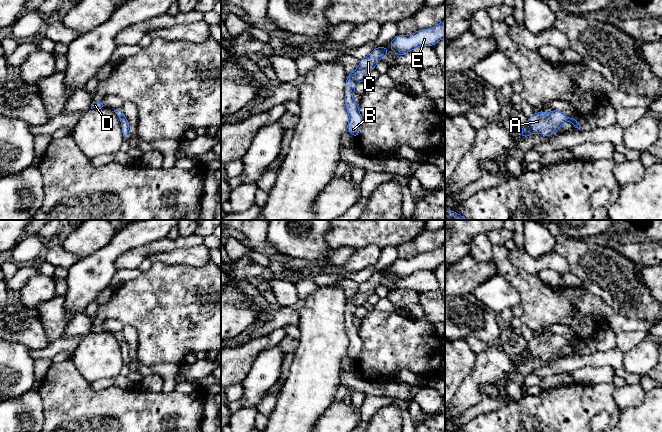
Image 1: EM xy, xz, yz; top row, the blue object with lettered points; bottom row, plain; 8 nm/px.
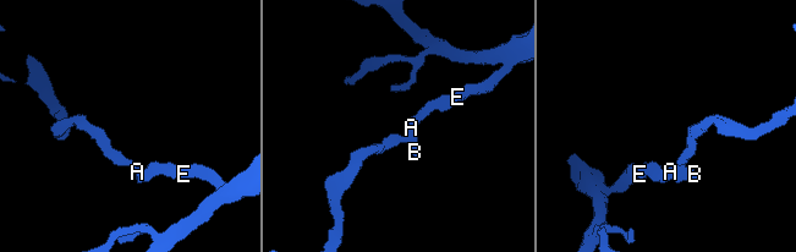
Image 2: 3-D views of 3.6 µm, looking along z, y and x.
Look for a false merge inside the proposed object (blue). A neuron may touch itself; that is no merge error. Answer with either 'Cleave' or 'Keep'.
Keep

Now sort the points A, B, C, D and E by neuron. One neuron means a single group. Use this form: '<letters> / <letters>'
A B C D E

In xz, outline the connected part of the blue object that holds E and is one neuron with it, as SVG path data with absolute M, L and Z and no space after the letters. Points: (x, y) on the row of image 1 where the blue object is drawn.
M445 21L429 29L421 29L410 35L397 35L391 40L390 46L398 56L403 56L415 48L434 46L445 38Z

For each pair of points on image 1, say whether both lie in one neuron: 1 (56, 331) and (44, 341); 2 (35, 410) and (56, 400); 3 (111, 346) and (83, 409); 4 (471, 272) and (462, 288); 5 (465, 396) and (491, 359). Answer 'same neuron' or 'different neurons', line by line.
1: different neurons
2: different neurons
3: different neurons
4: same neuron
5: same neuron

